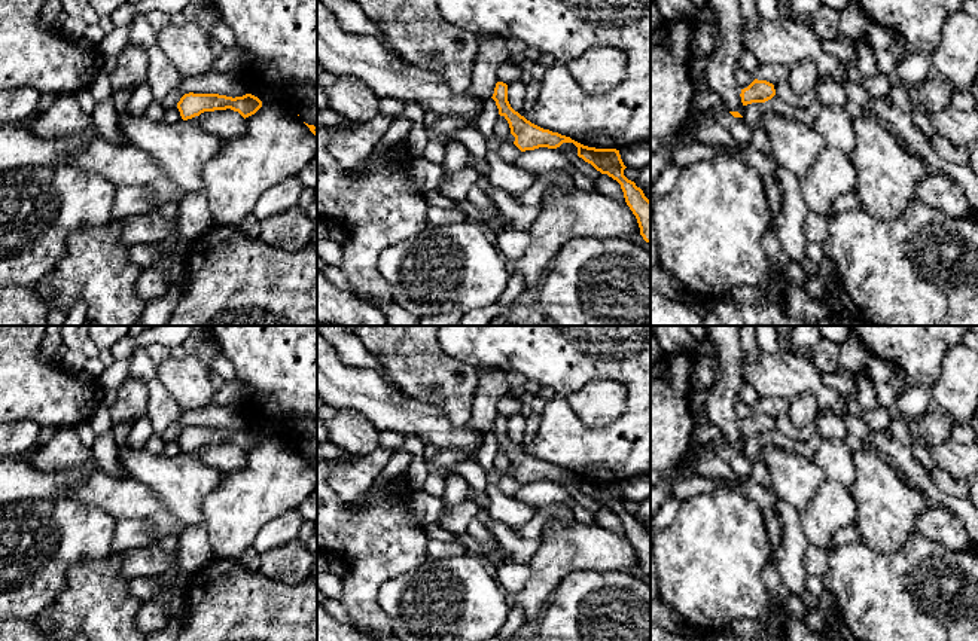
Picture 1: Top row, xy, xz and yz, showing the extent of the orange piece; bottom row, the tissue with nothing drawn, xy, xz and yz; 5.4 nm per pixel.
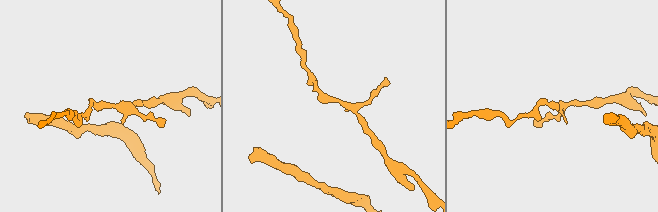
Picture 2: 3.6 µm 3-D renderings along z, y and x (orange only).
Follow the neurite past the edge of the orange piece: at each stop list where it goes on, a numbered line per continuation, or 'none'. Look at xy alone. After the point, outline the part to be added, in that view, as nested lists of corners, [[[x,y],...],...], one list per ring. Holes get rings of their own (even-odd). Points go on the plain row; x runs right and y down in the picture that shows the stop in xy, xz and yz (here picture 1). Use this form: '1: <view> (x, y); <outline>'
none

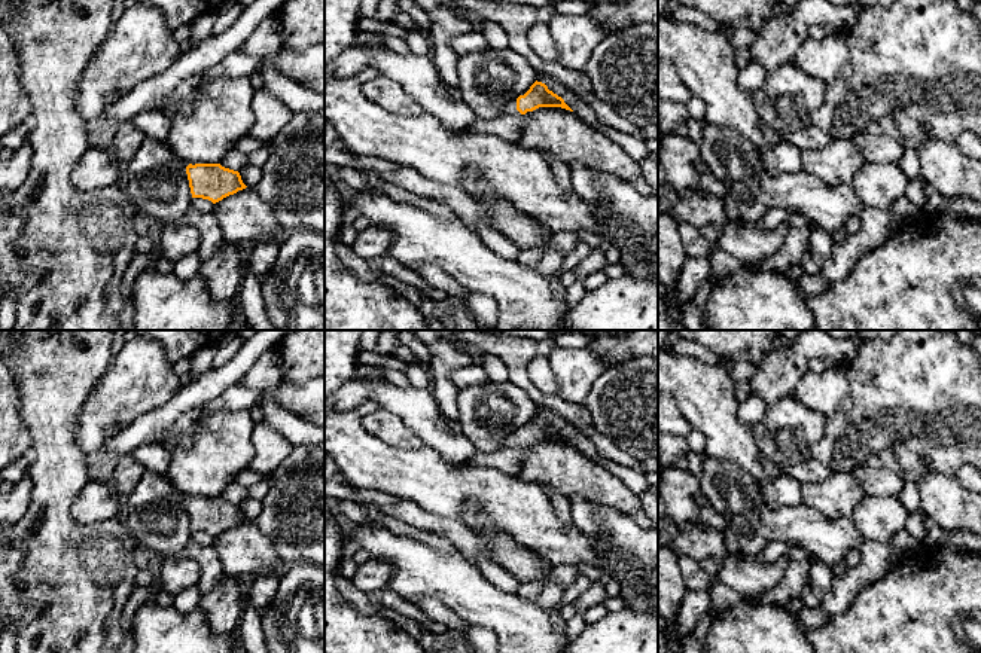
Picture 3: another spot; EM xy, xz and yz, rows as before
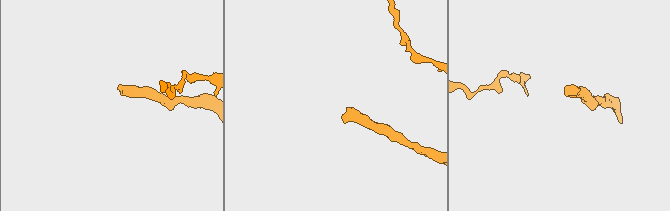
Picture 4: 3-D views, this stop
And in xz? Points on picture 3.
1: xz (506, 458); [[[512,433],[494,452],[475,451],[470,466],[494,467],[506,475],[518,476],[521,457],[523,448],[517,443],[517,433]]]

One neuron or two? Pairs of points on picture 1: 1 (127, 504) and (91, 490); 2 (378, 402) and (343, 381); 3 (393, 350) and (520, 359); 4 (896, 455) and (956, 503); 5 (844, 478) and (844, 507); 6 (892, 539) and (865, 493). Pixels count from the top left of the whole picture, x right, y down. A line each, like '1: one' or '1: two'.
1: one
2: one
3: two
4: one
5: two
6: one

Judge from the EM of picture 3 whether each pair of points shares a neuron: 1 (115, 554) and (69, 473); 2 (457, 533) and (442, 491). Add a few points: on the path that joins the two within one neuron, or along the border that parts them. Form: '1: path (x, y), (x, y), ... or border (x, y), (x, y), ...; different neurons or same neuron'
1: path (91, 546), (63, 518), (63, 497); same neuron
2: border (419, 506), (460, 521); different neurons

